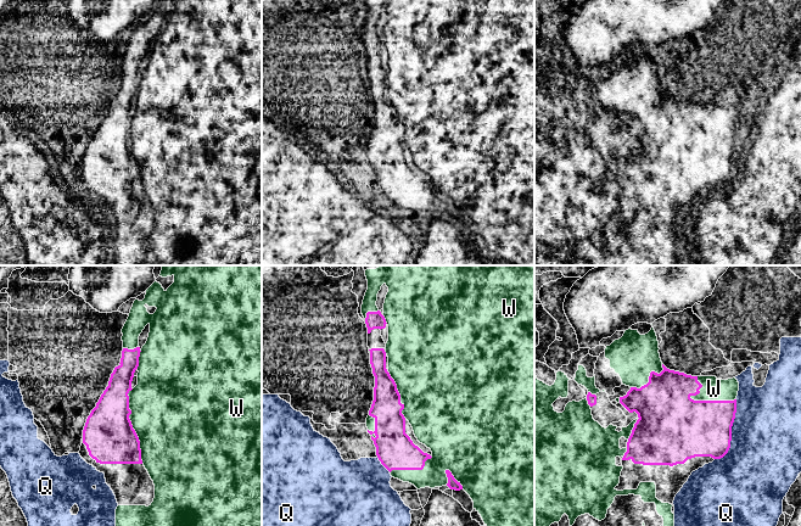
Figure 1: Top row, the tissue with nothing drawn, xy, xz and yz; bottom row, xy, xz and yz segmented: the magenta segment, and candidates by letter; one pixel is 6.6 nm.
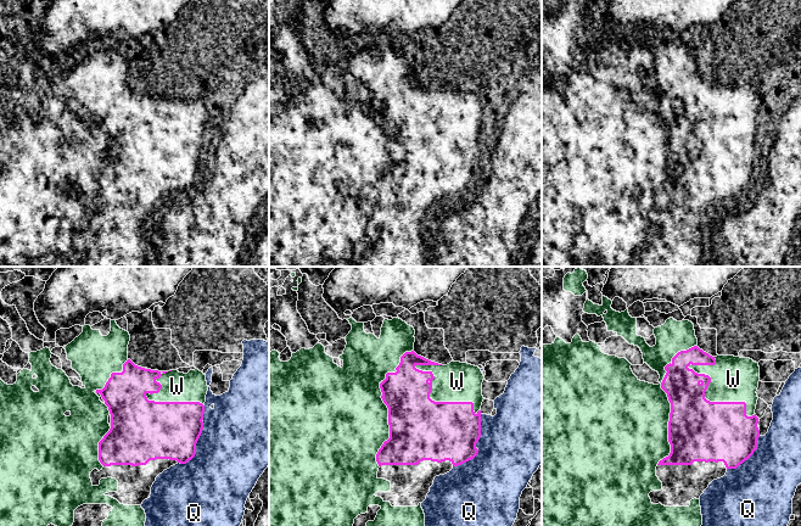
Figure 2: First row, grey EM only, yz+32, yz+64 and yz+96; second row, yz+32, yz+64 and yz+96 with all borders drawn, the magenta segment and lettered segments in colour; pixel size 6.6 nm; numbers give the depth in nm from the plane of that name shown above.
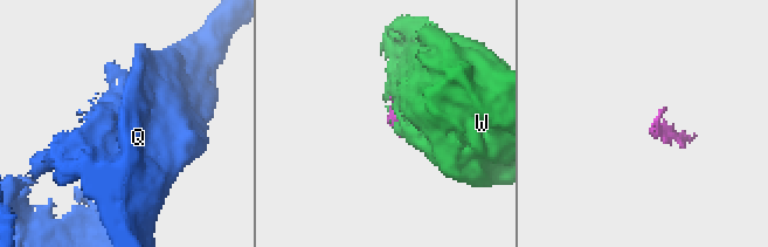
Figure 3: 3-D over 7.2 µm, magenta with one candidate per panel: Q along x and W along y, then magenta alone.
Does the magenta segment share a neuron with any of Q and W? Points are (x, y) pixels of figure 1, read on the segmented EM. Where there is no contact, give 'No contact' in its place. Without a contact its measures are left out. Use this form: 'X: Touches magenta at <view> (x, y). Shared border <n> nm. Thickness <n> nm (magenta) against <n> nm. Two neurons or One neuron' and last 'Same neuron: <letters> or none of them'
Q: Touches magenta at yz (731, 432). Shared border 420 nm. Thickness 360 nm (magenta) against 460 nm. Two neurons
W: Touches magenta at xy (132, 426). Shared border 500 nm. Thickness 340 nm (magenta) against 480 nm. One neuron
Same neuron: W

